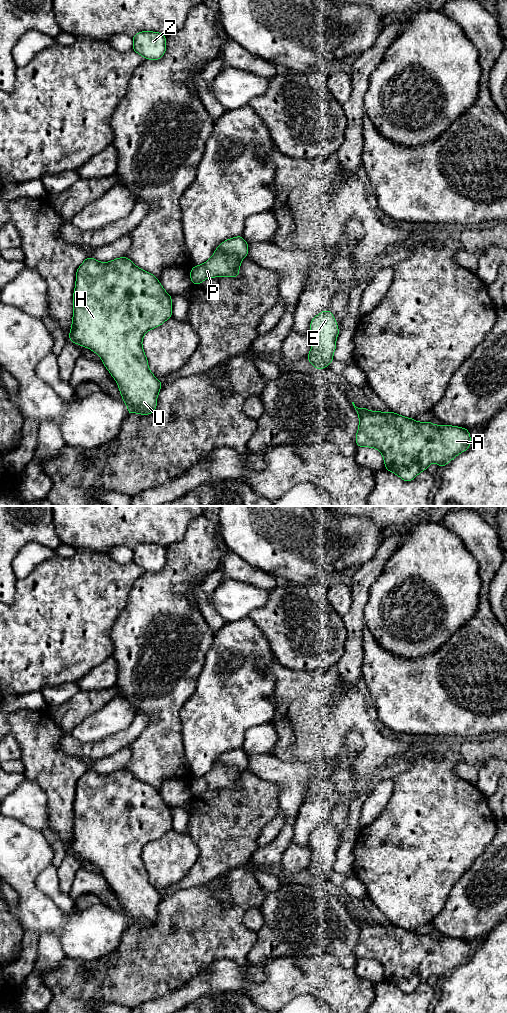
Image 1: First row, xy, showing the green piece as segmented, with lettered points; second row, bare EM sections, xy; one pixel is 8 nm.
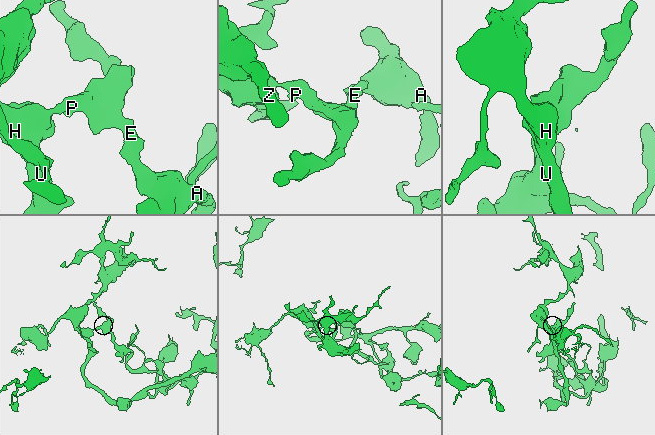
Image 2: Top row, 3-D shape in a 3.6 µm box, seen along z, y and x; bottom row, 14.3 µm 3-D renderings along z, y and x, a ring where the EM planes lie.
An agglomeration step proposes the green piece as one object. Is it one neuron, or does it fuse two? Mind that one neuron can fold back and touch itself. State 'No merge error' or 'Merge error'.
Merge error

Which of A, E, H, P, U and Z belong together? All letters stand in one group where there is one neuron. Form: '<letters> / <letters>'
A E P / H U Z

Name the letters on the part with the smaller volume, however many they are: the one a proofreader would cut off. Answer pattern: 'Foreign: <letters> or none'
Foreign: A, E, P

